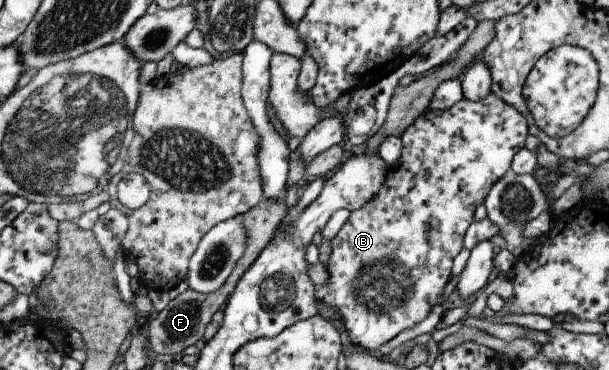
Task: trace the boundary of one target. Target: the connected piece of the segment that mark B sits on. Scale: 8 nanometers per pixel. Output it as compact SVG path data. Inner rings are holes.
M491 92L485 99L476 102L470 102L462 98L450 108L444 110L428 109L416 118L410 126L404 129L403 134L399 136L403 144L400 156L396 162L390 163L387 166L383 185L362 208L353 210L350 213L348 219L342 224L337 234L330 240L330 254L325 265L328 277L326 283L316 287L313 292L315 302L320 302L326 308L338 312L339 320L342 321L342 326L344 326L344 330L346 330L346 334L355 348L376 350L378 346L382 346L388 340L392 340L401 330L412 328L418 322L422 322L430 314L430 310L434 306L444 304L445 300L441 294L444 292L444 286L450 280L453 258L462 250L463 236L466 228L473 221L472 215L474 208L484 200L485 194L490 190L494 182L502 178L506 170L510 169L514 154L524 147L526 135L527 124L525 123L524 117L512 105L504 103Z

